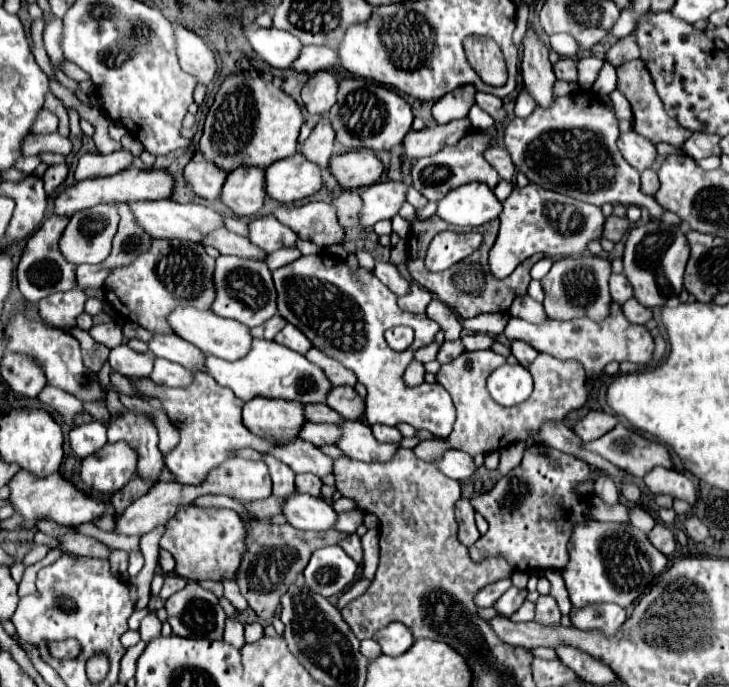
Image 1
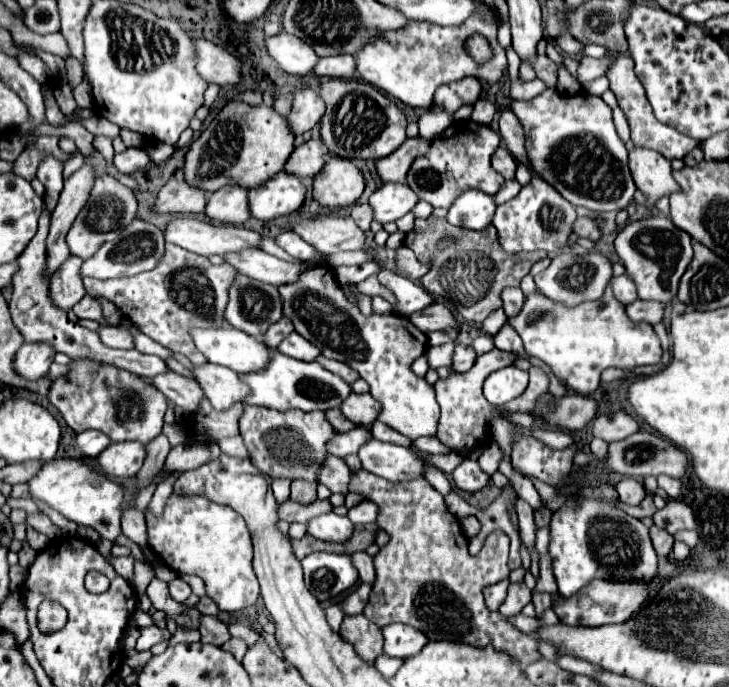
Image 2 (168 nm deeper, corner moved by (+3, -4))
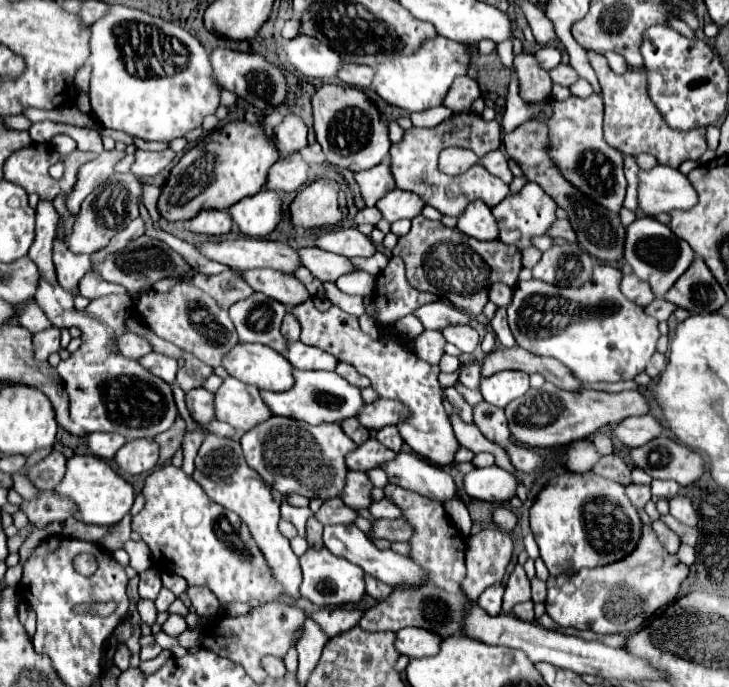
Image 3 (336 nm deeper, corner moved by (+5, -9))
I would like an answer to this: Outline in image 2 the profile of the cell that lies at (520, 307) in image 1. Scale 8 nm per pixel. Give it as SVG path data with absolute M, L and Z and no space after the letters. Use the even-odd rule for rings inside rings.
M504 288L502 290L502 302L504 302L504 312L506 316L516 316L522 308L522 300L524 300L524 294L520 288Z

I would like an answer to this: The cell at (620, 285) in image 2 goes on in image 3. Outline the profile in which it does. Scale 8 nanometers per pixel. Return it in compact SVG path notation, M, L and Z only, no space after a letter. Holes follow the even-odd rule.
M624 275L622 283L620 283L620 291L636 305L648 305L650 301L654 301L654 295L650 291L650 285L636 279L634 275Z

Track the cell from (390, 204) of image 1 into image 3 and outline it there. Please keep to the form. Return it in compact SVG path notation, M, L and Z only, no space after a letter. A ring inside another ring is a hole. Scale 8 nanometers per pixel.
M394 189L390 193L386 193L378 203L376 207L380 209L382 217L388 221L388 223L394 223L398 219L414 219L416 215L420 215L422 207L426 203L416 195L416 193L410 193L410 191L400 191L400 189Z

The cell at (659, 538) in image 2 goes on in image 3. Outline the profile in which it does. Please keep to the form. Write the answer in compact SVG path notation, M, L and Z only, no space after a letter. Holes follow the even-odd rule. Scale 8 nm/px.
M654 521L654 523L652 523L652 529L654 529L658 541L664 545L664 549L666 549L668 553L676 553L676 551L678 551L680 539L678 539L662 521Z

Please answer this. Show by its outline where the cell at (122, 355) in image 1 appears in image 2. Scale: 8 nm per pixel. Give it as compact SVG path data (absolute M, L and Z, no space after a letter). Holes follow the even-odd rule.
M42 212L40 222L38 222L38 232L32 238L32 242L26 246L26 250L22 252L22 256L16 260L20 270L14 276L12 286L16 288L12 292L12 300L10 300L10 314L12 320L16 324L16 328L22 332L26 342L48 342L52 344L58 352L64 352L68 358L94 358L98 362L106 362L106 364L114 364L118 368L130 370L138 376L148 376L154 378L158 374L168 372L168 366L162 358L158 356L148 356L148 354L140 354L138 350L114 350L114 348L106 348L100 342L98 332L92 332L88 328L82 328L74 322L68 320L66 310L58 308L52 298L50 298L50 278L46 276L46 236L48 236L48 224L50 224L50 214Z

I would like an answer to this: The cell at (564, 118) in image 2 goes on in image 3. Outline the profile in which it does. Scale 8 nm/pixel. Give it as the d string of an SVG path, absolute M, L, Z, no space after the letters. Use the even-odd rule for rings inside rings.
M512 41L498 43L498 55L502 63L510 70L511 81L508 89L508 103L502 117L502 129L512 131L518 125L538 119L546 123L548 127L548 157L552 157L552 163L560 169L564 179L572 183L580 193L592 197L602 207L618 213L622 209L622 201L626 195L626 179L624 179L624 165L622 165L622 153L612 149L602 135L602 97L590 95L588 99L580 97L568 97L566 101L554 101L544 99L538 103L526 103L519 96L519 81L513 66Z

